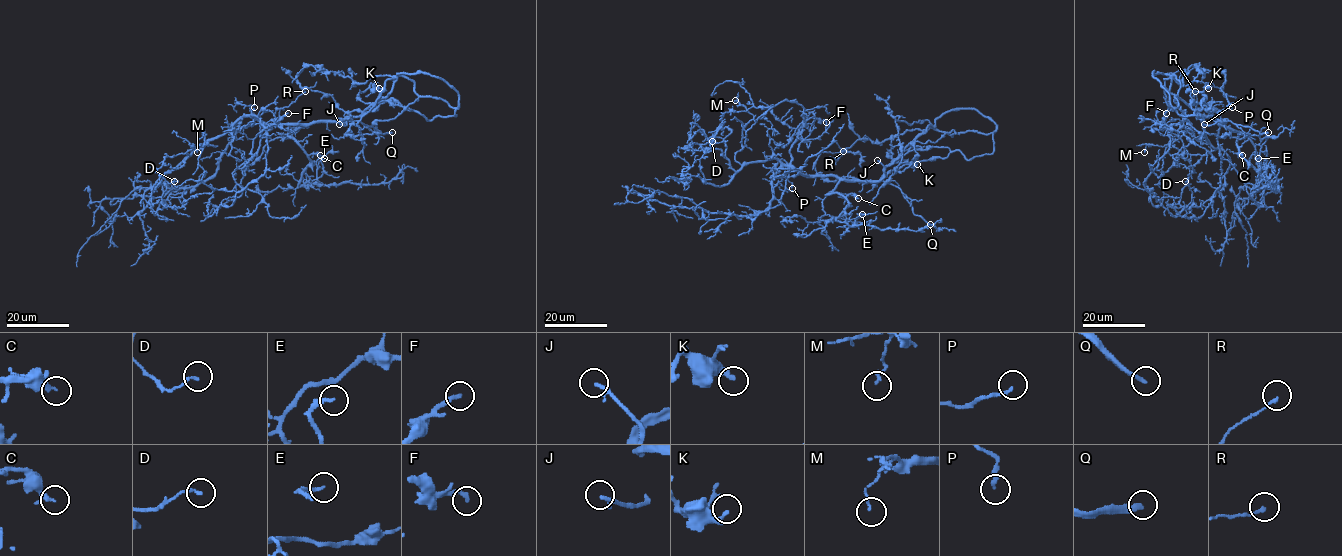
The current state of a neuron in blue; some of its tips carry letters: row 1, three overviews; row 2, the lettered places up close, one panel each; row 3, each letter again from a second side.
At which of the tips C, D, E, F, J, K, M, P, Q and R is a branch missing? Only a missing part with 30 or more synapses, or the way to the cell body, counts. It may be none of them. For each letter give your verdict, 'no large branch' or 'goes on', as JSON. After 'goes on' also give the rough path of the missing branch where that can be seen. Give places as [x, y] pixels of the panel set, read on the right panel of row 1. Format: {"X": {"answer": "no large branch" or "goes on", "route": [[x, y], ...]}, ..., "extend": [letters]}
{"C": {"answer": "no large branch"}, "D": {"answer": "no large branch"}, "E": {"answer": "no large branch"}, "F": {"answer": "no large branch"}, "J": {"answer": "goes on", "route": [[1204, 124], [1206, 117], [1198, 113], [1171, 118], [1162, 113]]}, "K": {"answer": "no large branch"}, "M": {"answer": "no large branch"}, "P": {"answer": "no large branch"}, "Q": {"answer": "goes on", "route": [[1268, 132], [1268, 120], [1256, 106], [1221, 96], [1186, 78], [1168, 78], [1164, 74]]}, "R": {"answer": "no large branch"}, "extend": ["J", "Q"]}

